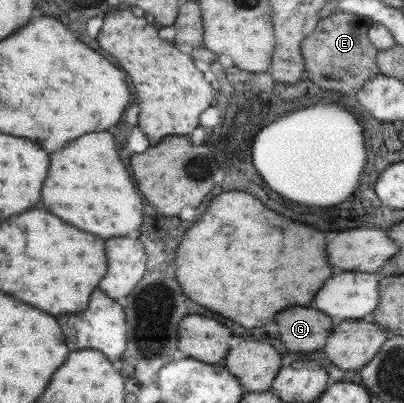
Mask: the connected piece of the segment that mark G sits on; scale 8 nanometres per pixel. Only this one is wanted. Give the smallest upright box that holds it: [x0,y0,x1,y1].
[274,307,330,354]

